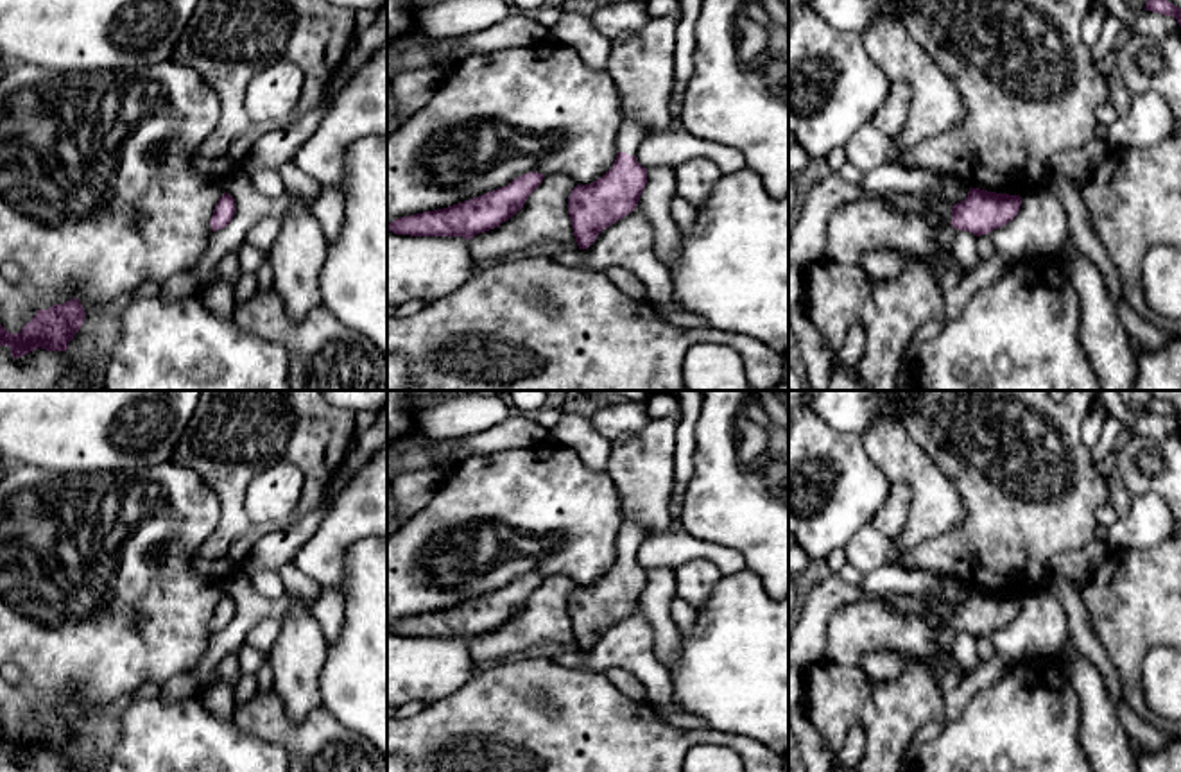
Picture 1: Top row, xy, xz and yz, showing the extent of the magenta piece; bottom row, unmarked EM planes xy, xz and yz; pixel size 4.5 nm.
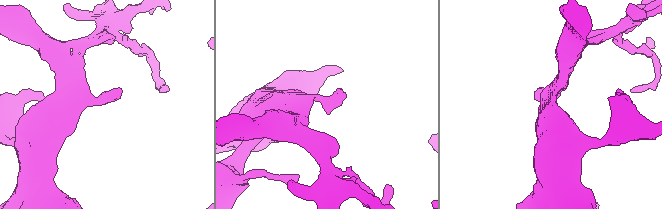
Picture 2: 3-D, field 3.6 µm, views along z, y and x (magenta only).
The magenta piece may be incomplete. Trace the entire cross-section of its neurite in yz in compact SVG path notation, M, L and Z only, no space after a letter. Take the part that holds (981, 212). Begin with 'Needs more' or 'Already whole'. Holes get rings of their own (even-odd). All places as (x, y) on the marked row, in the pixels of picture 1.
Needs more. M970 188L968 197L953 206L934 193L925 193L925 204L952 227L980 236L1011 222L1020 211L1022 197Z

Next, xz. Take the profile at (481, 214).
Already whole. M529 172L507 186L470 201L392 220L387 229L410 236L462 236L466 240L486 233L520 211L527 197L541 184L543 174Z

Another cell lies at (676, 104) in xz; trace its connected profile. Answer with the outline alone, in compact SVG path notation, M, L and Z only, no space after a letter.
M676 84L672 90L670 113L672 113L672 131L677 133L685 131L681 122L683 97L685 97L683 88Z

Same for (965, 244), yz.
M955 229L953 254L966 274L982 262L977 253L977 236L970 231Z

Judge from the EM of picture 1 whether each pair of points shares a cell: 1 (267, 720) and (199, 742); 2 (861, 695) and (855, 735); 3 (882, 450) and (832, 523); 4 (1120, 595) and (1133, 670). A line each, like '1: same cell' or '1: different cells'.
1: different cells
2: different cells
3: different cells
4: same cell

